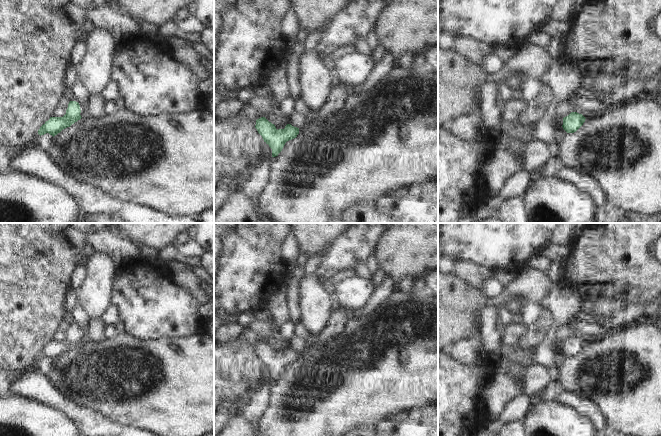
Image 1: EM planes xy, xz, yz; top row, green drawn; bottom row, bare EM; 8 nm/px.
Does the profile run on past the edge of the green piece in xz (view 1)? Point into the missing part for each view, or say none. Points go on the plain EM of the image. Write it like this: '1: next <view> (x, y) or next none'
1: next none

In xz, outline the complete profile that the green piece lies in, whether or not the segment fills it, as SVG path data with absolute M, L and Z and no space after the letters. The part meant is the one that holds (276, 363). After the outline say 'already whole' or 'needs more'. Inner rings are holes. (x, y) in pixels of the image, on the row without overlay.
M265 341L256 344L255 352L262 360L264 366L272 373L272 381L278 380L285 367L297 361L299 352L287 348L284 353L276 353L275 349Z; already whole

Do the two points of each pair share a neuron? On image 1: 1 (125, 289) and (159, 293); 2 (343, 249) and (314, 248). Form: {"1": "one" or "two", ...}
{"1": "one", "2": "two"}

